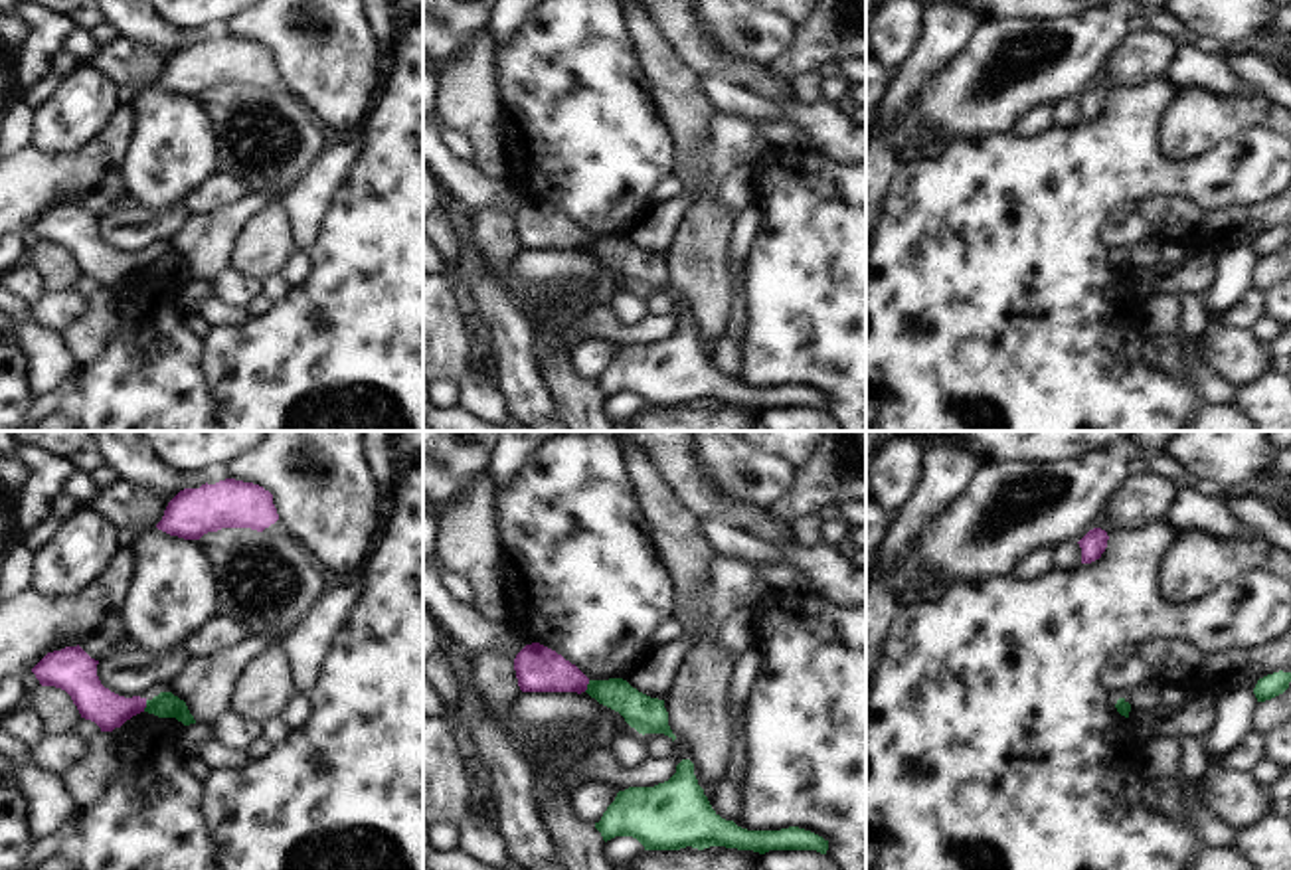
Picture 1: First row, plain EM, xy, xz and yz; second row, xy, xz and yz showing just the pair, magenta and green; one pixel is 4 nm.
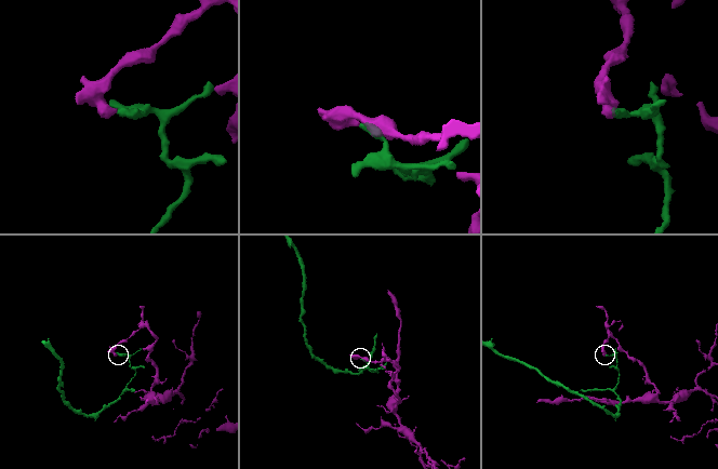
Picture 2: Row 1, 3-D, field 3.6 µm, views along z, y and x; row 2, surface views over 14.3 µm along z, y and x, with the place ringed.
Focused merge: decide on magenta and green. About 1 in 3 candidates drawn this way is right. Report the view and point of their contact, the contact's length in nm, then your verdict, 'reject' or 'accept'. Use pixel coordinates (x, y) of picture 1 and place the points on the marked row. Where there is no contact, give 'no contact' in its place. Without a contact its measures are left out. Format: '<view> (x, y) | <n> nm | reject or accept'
xy (145, 706) | 50 nm | reject

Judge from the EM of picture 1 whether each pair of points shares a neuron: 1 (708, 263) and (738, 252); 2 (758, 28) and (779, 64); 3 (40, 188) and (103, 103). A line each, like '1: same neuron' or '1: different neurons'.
1: different neurons
2: different neurons
3: different neurons

